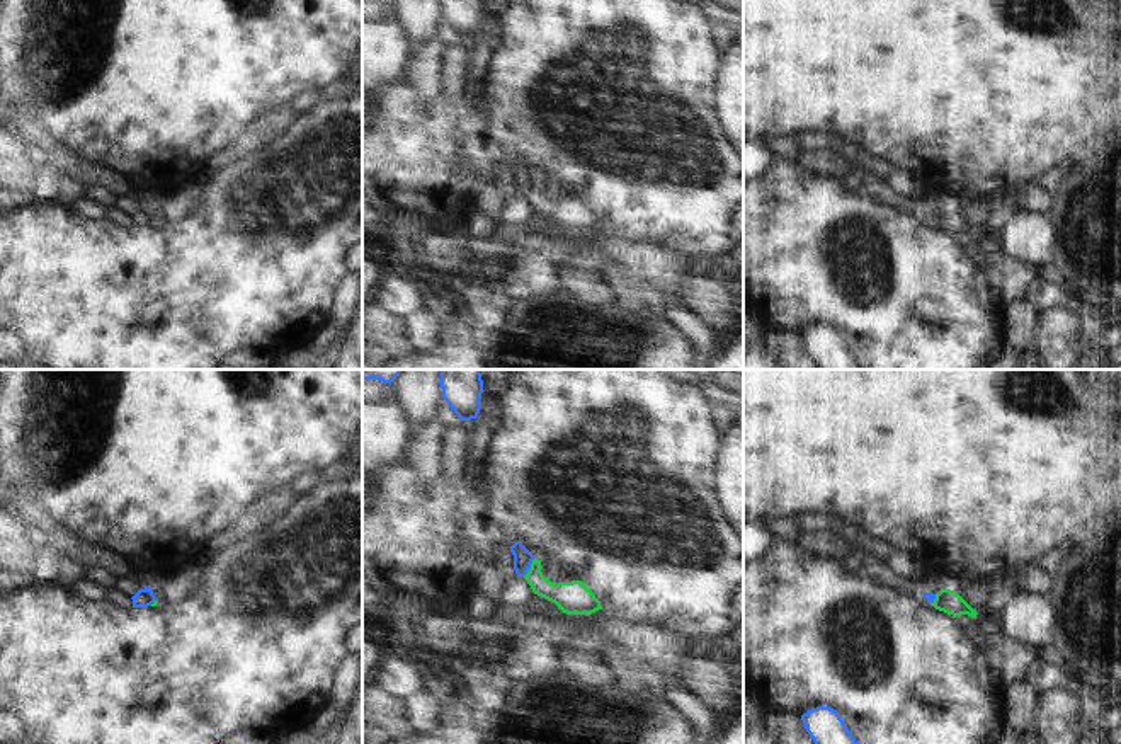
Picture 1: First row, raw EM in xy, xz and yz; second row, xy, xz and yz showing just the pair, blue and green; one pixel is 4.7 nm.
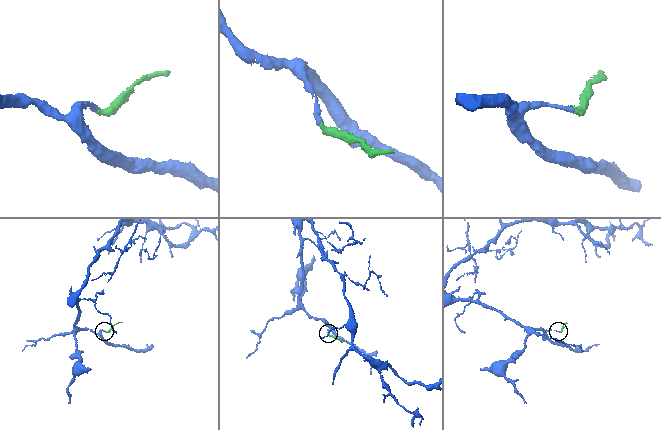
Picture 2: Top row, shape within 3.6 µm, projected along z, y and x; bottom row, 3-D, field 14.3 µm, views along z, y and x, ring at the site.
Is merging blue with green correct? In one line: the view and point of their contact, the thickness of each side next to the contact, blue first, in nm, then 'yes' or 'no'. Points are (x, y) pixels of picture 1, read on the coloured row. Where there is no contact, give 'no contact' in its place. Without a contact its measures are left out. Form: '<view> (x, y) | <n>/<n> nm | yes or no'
xz (529, 567) | 90/160 nm | yes

